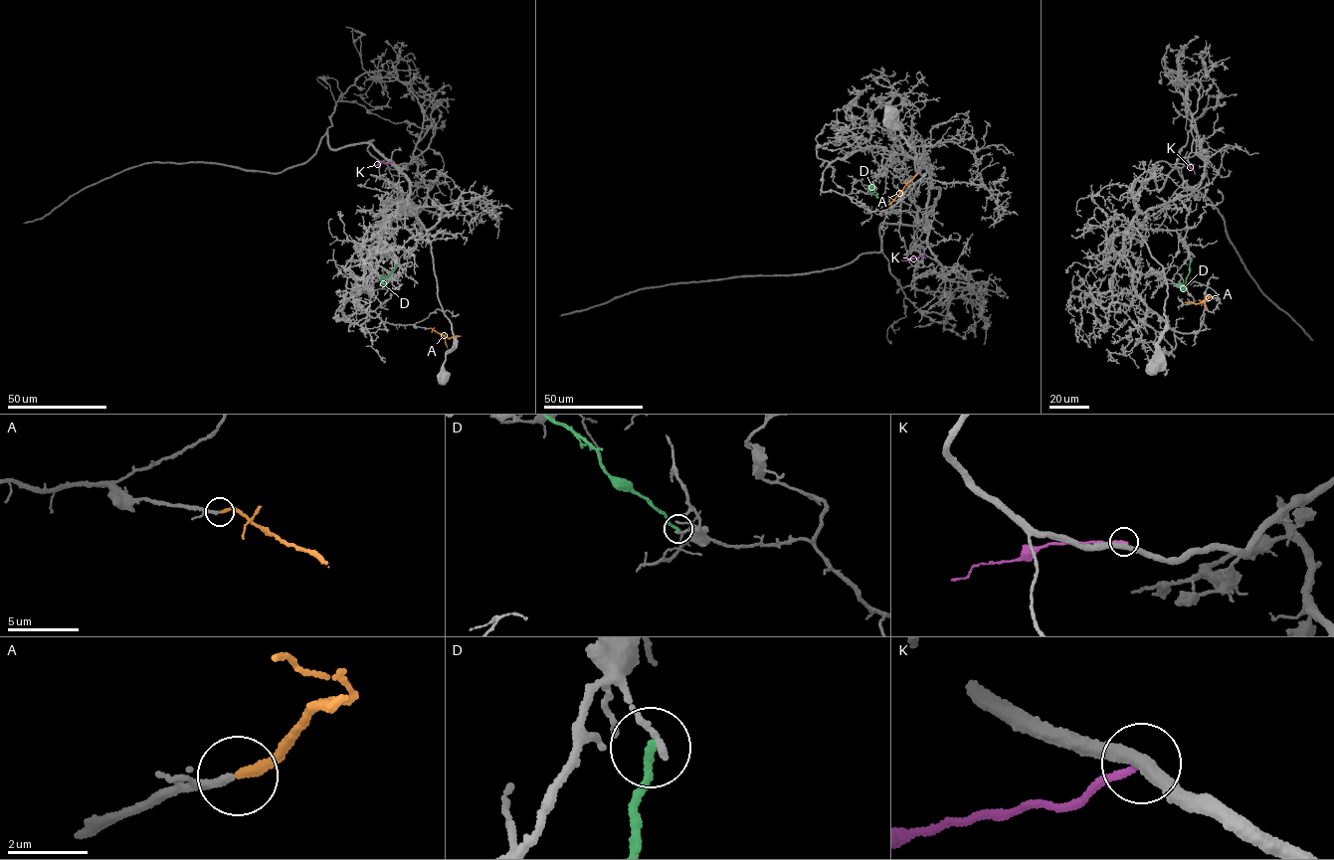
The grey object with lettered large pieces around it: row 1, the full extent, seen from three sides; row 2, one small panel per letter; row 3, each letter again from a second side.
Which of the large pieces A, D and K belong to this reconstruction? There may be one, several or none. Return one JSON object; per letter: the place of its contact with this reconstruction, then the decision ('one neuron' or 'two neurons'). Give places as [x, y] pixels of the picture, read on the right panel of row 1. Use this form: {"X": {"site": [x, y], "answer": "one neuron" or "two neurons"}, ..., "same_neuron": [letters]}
{"A": {"site": [1212, 296], "answer": "one neuron"}, "D": {"site": [1191, 258], "answer": "two neurons"}, "K": {"site": [1184, 162], "answer": "two neurons"}, "same_neuron": ["A"]}

